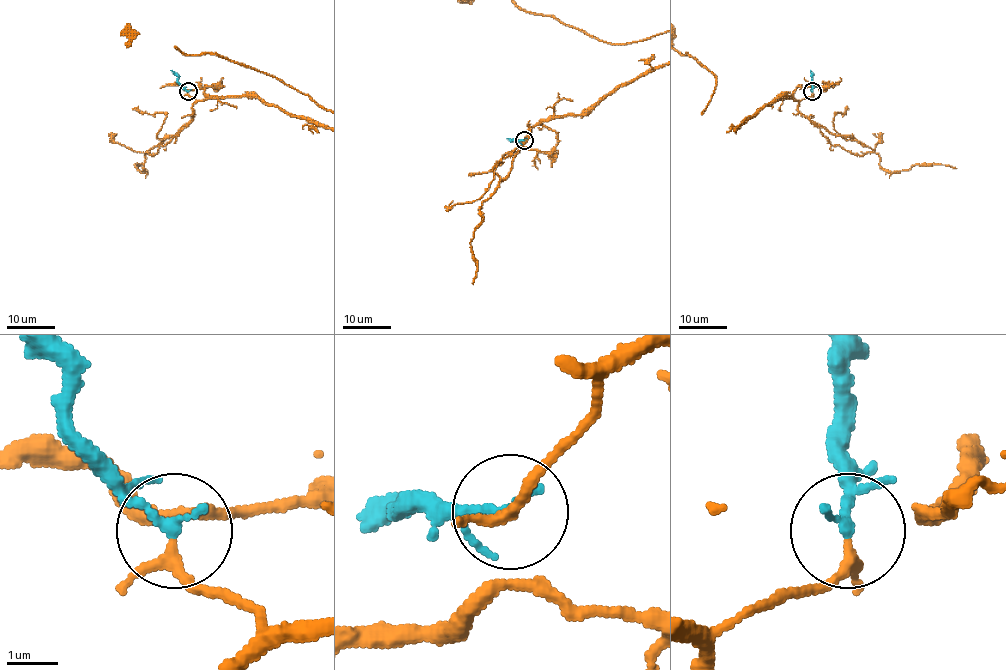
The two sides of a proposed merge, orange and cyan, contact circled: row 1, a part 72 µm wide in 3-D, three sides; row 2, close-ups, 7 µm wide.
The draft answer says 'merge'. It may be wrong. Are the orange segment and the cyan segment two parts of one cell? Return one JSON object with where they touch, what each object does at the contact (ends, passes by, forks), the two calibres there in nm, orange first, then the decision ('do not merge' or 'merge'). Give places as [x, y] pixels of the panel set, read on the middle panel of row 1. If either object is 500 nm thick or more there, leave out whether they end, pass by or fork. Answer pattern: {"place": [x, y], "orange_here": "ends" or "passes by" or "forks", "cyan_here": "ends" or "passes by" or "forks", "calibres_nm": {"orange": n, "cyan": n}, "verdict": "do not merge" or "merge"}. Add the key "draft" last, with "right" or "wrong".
{"place": [524, 140], "orange_here": "passes by", "cyan_here": "ends", "calibres_nm": {"orange": 180, "cyan": 200}, "verdict": "merge", "draft": "right"}

